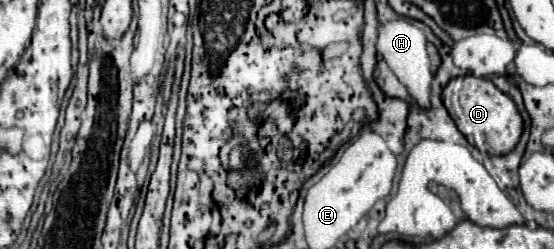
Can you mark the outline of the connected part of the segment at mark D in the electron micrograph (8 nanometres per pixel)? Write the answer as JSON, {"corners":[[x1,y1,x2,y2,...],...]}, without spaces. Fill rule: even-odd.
{"corners":[[472,74,452,78,442,92,442,100,458,130,484,154,502,156,512,152,524,132,524,118,520,116,514,100,498,90,488,78,478,78]]}

